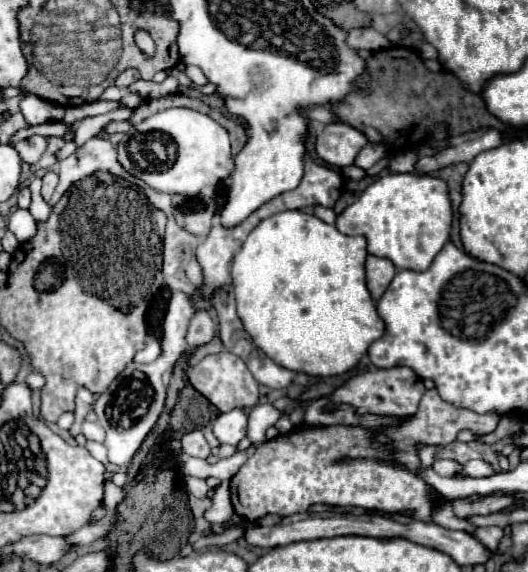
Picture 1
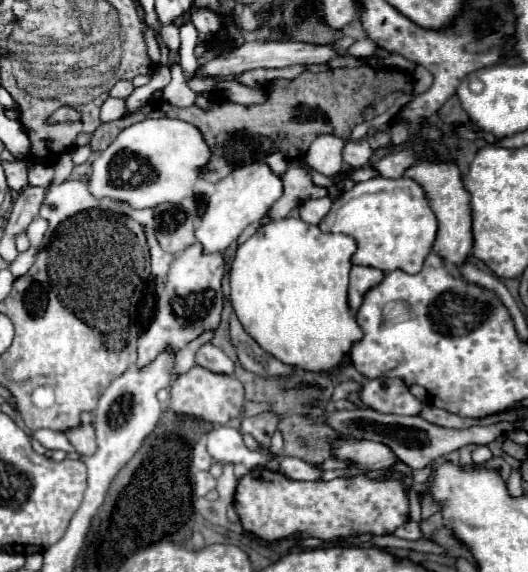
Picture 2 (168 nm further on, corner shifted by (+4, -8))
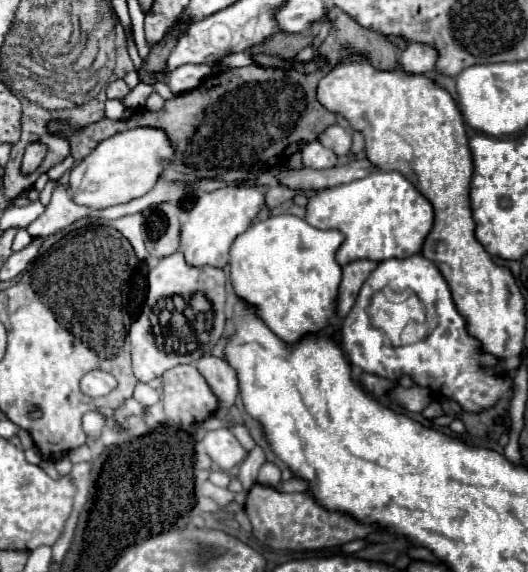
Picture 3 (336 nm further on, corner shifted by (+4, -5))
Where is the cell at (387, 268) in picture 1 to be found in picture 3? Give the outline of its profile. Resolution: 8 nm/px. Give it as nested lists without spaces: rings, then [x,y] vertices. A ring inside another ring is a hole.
[[[354,261],[342,269],[342,283],[338,291],[338,319],[344,319],[350,313],[362,283],[368,279],[376,265],[376,261]]]

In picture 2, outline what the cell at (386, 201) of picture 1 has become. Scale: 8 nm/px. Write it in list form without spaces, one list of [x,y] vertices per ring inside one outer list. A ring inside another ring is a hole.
[[[376,176],[340,194],[318,228],[322,232],[342,232],[356,240],[358,248],[352,256],[352,264],[374,266],[382,272],[400,268],[408,274],[416,274],[432,250],[438,222],[428,206],[424,190],[412,178],[386,180]]]

